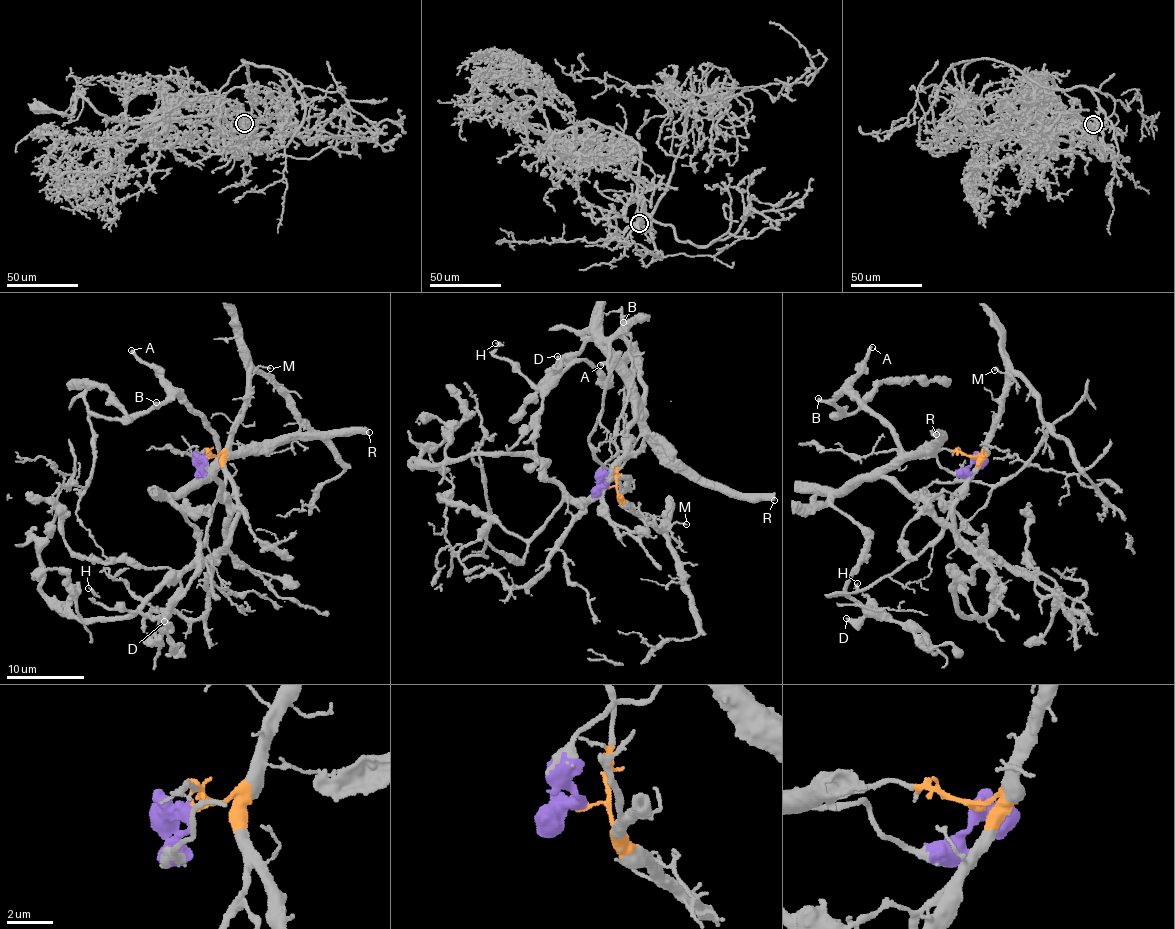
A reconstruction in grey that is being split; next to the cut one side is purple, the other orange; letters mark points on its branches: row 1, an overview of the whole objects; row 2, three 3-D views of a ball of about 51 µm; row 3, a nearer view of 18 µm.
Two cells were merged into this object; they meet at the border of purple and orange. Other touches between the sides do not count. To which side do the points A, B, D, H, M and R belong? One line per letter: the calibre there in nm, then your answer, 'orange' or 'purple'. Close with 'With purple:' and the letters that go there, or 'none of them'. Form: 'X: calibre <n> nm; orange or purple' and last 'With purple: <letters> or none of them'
A: calibre 280 nm; purple
B: calibre 280 nm; purple
D: calibre 280 nm; purple
H: calibre 130 nm; purple
M: calibre 110 nm; orange
R: calibre 500 nm; purple
With purple: A, B, D, H, R

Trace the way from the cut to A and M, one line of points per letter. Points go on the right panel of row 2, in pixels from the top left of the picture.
A: (974, 458), (953, 471), (934, 456), (906, 454), (850, 387), (872, 347)
M: (974, 458), (982, 449), (999, 410), (1005, 375), (996, 367), (995, 369)

